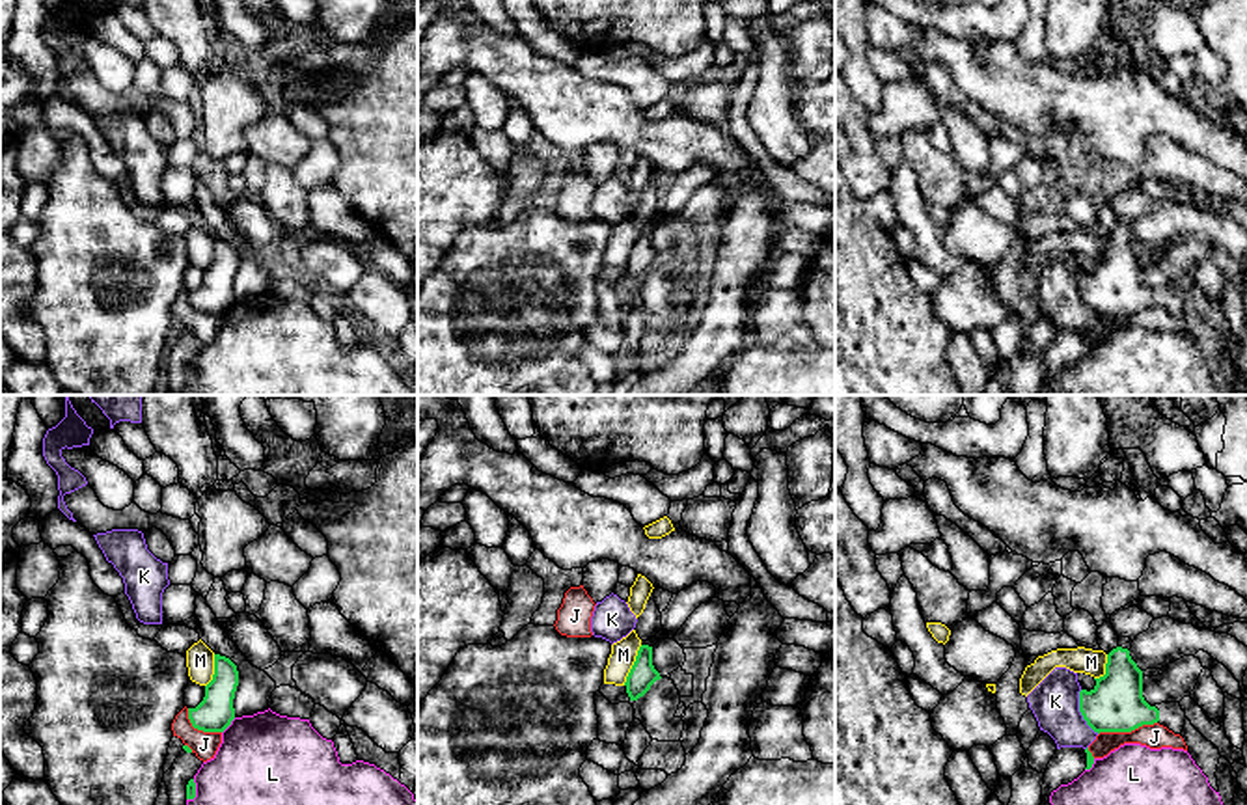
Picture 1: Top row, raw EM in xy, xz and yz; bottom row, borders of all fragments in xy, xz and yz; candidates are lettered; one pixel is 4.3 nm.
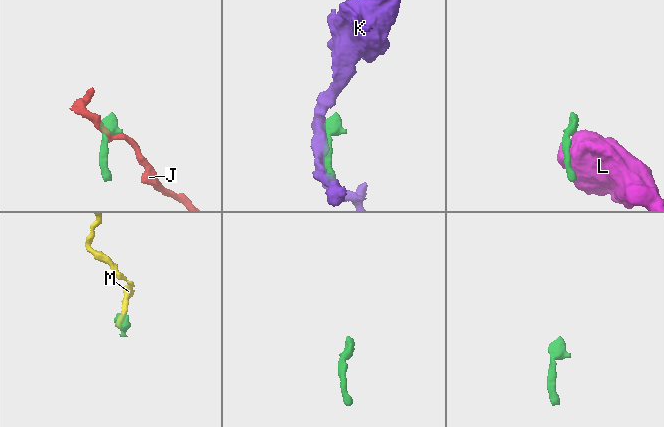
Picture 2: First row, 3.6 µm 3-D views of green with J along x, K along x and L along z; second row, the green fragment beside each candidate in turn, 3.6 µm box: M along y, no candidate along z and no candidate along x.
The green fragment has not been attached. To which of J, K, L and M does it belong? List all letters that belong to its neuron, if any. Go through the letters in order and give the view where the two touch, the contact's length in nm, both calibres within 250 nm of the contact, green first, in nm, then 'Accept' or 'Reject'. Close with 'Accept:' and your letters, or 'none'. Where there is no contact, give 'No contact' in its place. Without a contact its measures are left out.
J: Touches green in yz. Shared border 260 nm. Thickness 240 nm (green) against 110 nm. Reject
K: Touches green in yz. Shared border 200 nm. Thickness 240 nm (green) against 200 nm. Reject
L: Touches green in xy. Shared border 90 nm. Thickness 160 nm (green) against 460 nm. Reject
M: Touches green in xz. Shared border 190 nm. Thickness 120 nm (green) against 110 nm. Reject
Accept: none

